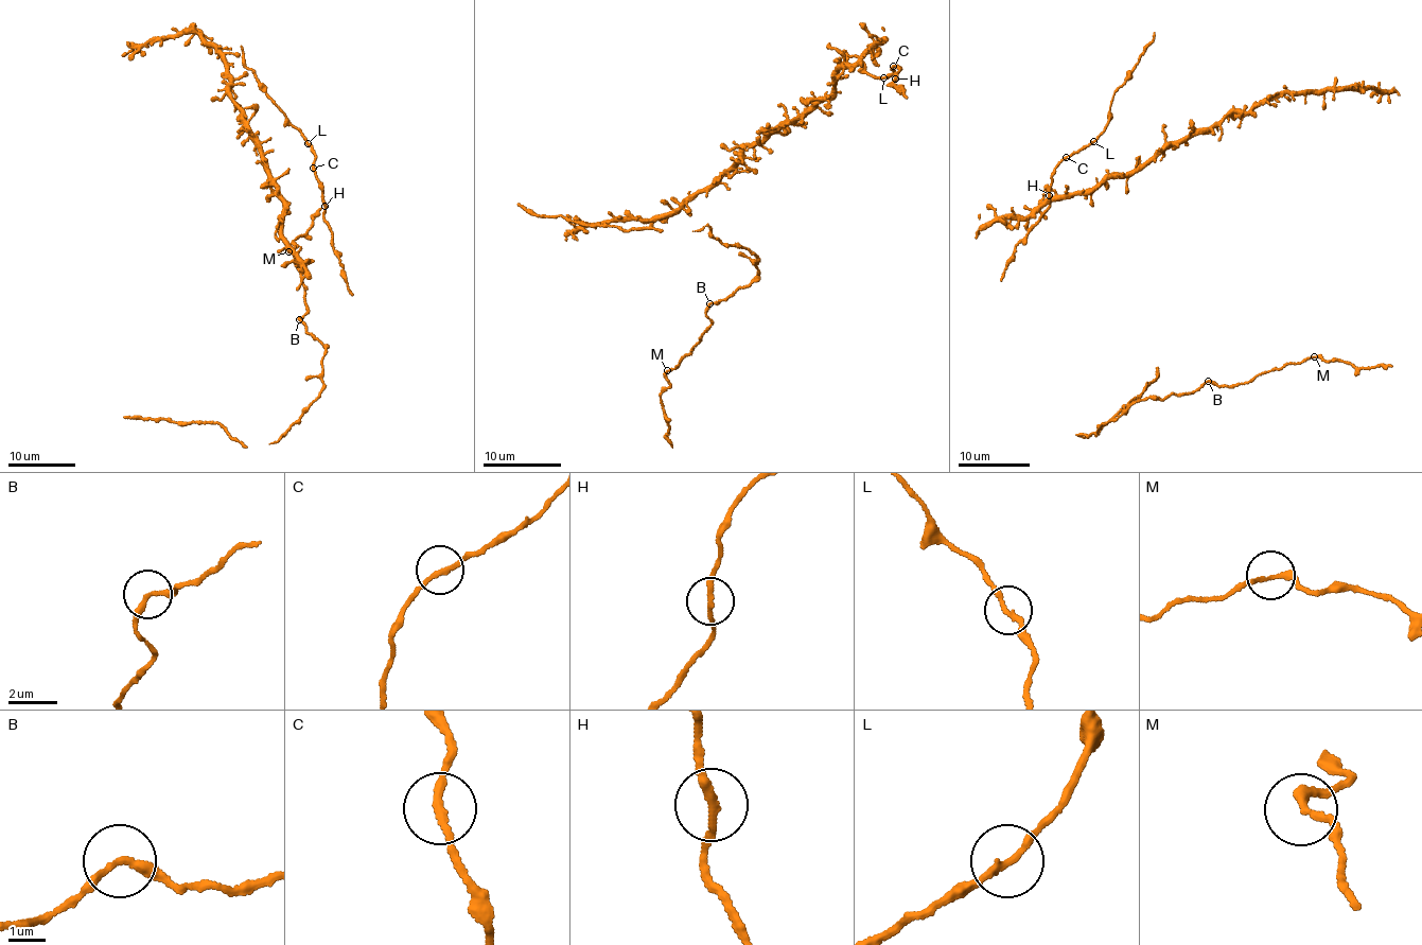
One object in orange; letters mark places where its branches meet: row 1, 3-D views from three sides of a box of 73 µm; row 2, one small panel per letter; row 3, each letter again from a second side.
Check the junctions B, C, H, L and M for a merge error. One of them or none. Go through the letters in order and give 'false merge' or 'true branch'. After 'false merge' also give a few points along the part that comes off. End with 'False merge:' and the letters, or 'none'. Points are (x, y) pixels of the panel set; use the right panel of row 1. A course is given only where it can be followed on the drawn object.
B: true branch
C: true branch
H: true branch
L: true branch
M: true branch
False merge: none

